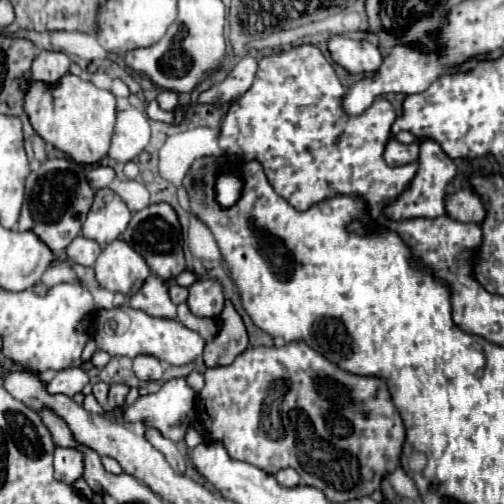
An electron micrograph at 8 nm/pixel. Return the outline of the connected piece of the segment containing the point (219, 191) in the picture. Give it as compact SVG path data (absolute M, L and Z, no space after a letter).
M230 170L218 176L216 180L216 200L224 206L230 208L232 204L236 204L236 200L240 198L242 192L242 176L238 170Z

